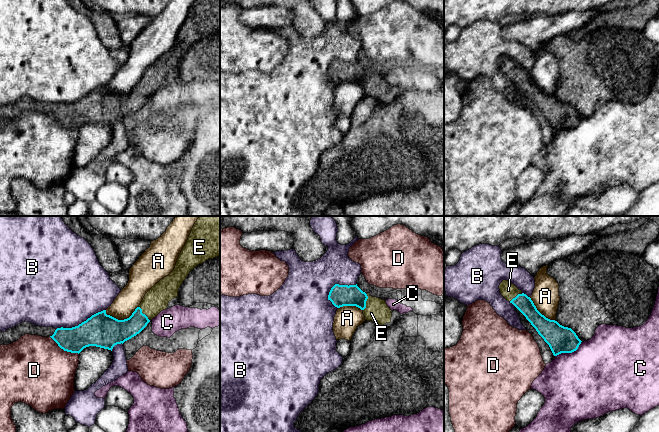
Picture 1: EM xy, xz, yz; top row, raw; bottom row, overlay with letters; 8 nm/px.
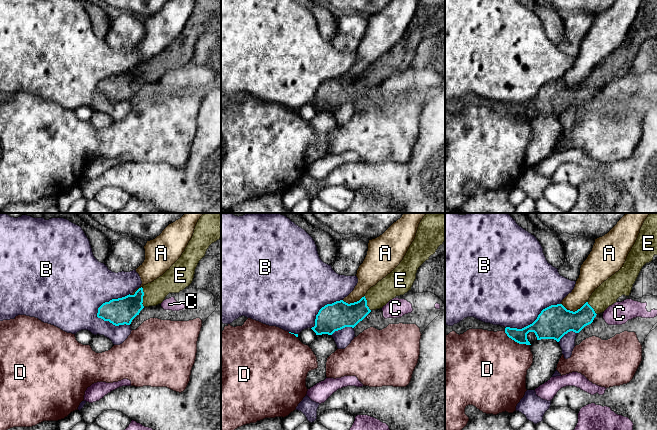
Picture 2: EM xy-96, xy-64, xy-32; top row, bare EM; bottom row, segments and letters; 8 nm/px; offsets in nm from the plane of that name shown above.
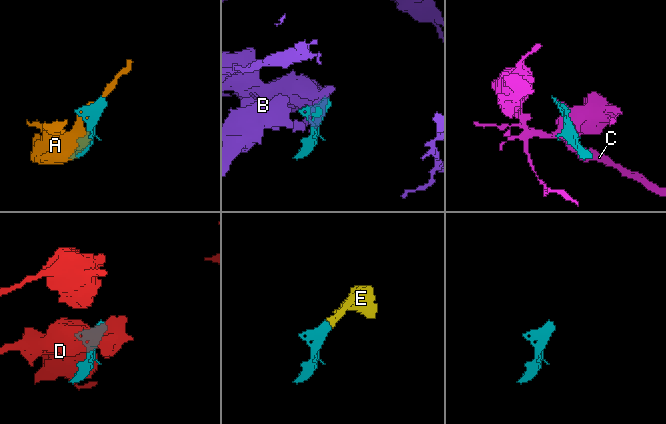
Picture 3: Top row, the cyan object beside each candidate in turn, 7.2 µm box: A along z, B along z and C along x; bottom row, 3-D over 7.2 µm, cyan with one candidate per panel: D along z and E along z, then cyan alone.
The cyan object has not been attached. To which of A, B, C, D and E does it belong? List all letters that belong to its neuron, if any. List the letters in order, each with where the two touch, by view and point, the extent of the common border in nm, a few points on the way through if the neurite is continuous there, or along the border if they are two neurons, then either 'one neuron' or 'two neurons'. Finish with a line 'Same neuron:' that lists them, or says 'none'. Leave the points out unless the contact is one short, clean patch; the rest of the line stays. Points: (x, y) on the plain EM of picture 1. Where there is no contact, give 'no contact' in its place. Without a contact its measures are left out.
A: meets cyan in xy at (122, 96); contact 280 nm long; two neurons
B: meets cyan in xy at (81, 99); contact 440 nm long; two neurons
C: meets cyan in yz at (569, 128); contact 240 nm long; two neurons
D: meets cyan in xy at (64, 126); contact 280 nm long; two neurons
E: meets cyan in xz at (365, 78); contact 140 nm long; one neuron
Same neuron: E

